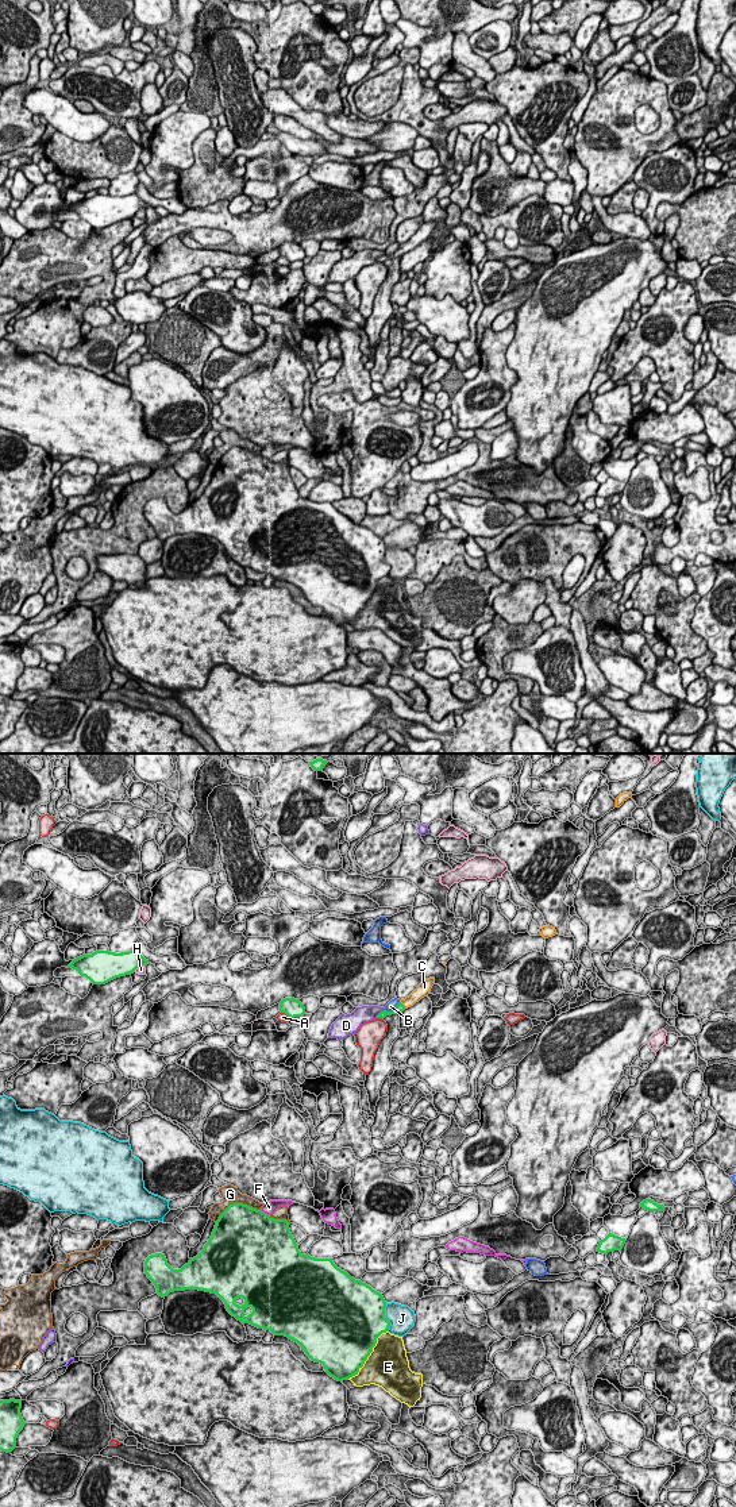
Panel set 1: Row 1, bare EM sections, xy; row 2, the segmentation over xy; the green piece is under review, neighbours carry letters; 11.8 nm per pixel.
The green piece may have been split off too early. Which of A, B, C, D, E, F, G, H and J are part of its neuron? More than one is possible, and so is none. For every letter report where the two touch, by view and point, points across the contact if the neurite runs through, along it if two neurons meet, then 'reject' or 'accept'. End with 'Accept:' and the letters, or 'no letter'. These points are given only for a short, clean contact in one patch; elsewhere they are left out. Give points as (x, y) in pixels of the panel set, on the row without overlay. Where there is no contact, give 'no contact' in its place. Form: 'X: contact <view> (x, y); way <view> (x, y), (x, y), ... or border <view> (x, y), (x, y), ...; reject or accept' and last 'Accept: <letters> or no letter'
A: contact xy (380, 261); reject
B: contact xy (395, 253); reject
C: contact xy (403, 249); way xy (400, 251), (403, 249), (419, 236); accept
D: contact xy (380, 257); reject
E: contact xy (369, 598); reject
F: contact xy (264, 457); reject
G: contact xy (237, 447); reject
H: contact xy (139, 208); reject
J: contact xy (384, 561); reject
Accept: C

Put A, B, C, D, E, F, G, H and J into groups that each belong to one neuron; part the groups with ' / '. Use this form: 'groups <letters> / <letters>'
groups A / B / C / D / E / F / G / H / J

